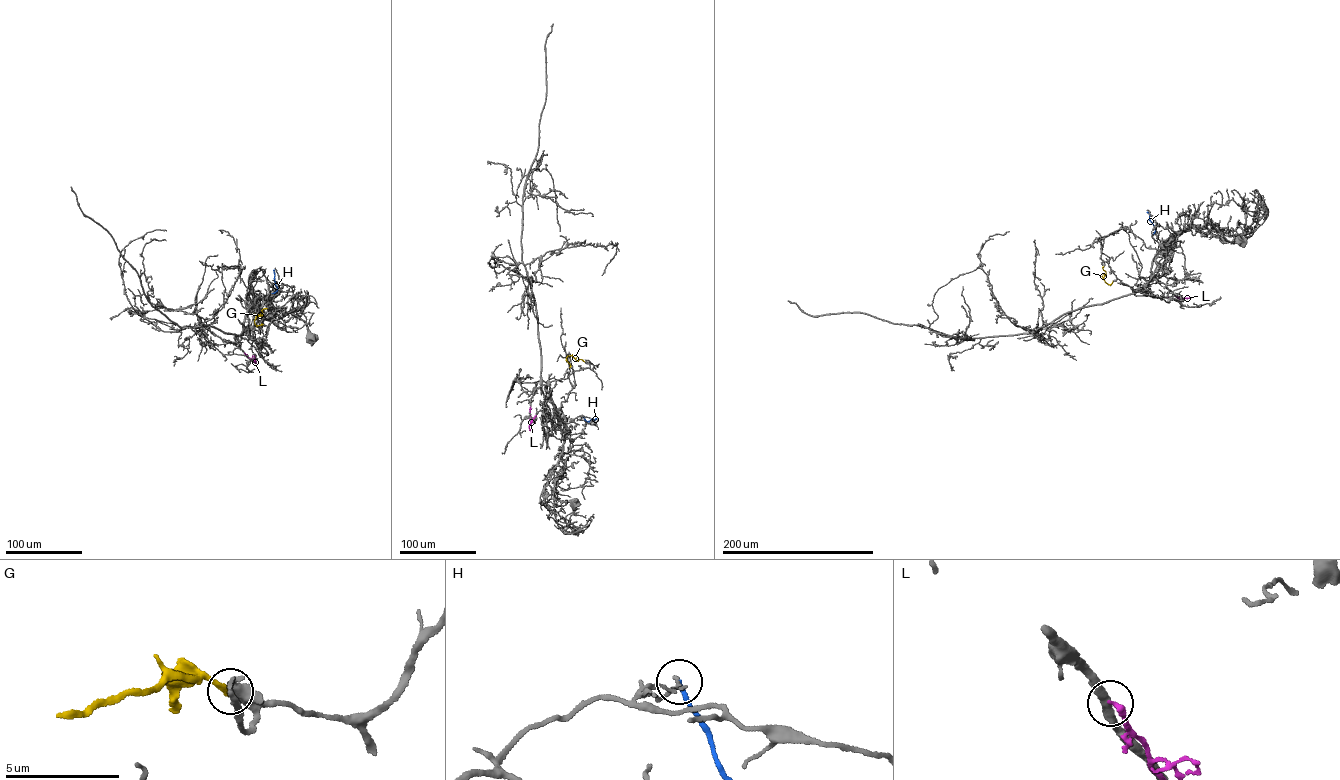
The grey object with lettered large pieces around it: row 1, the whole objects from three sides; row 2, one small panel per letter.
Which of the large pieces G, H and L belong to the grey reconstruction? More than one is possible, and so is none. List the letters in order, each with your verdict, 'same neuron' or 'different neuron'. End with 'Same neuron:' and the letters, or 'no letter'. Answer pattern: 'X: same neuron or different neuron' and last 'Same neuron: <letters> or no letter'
G: same neuron
H: different neuron
L: different neuron
Same neuron: G

